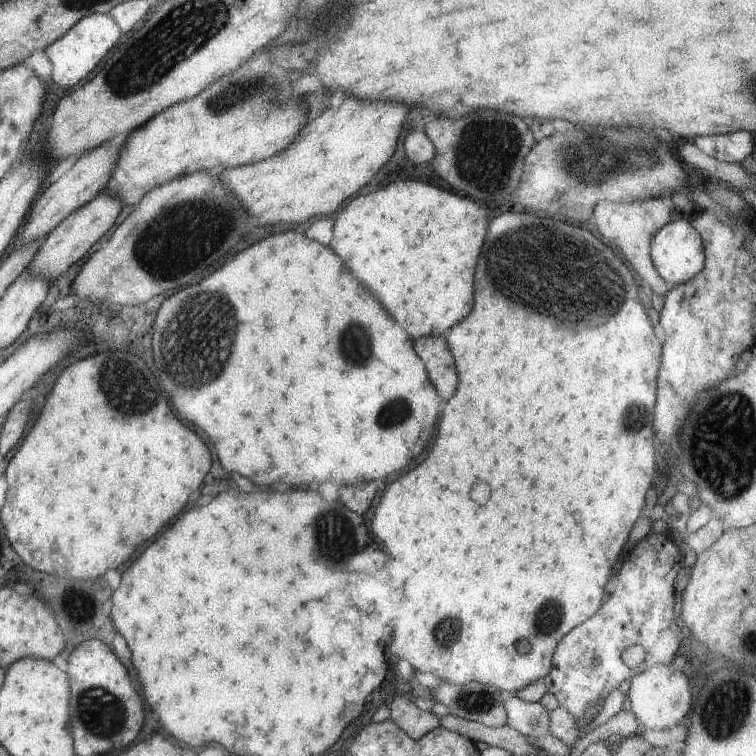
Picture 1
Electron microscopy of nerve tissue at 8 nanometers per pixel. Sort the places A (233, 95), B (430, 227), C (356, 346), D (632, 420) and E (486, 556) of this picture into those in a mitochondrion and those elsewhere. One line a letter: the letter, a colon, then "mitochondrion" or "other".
A: mitochondrion
B: other
C: mitochondrion
D: mitochondrion
E: other

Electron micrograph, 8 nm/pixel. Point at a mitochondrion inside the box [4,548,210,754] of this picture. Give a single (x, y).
(103, 714)

